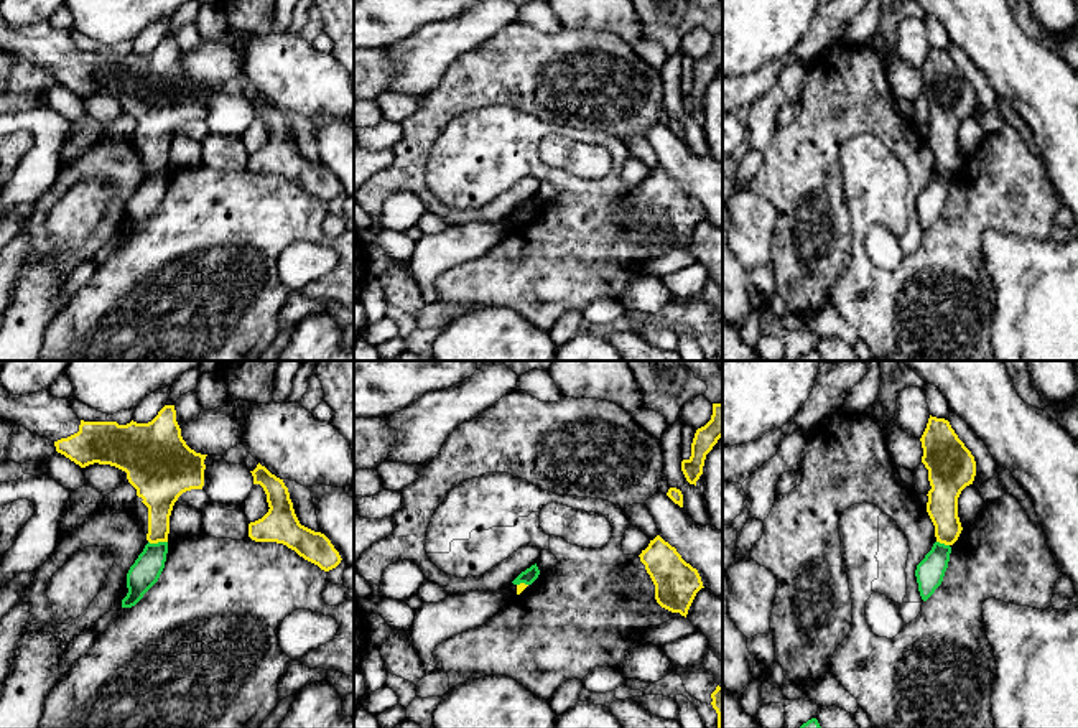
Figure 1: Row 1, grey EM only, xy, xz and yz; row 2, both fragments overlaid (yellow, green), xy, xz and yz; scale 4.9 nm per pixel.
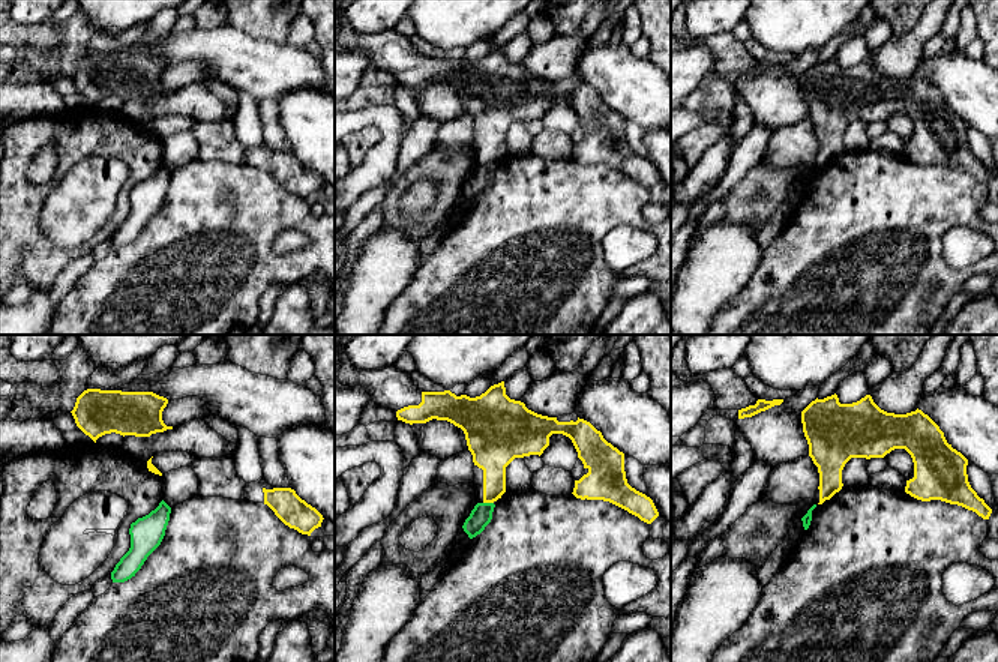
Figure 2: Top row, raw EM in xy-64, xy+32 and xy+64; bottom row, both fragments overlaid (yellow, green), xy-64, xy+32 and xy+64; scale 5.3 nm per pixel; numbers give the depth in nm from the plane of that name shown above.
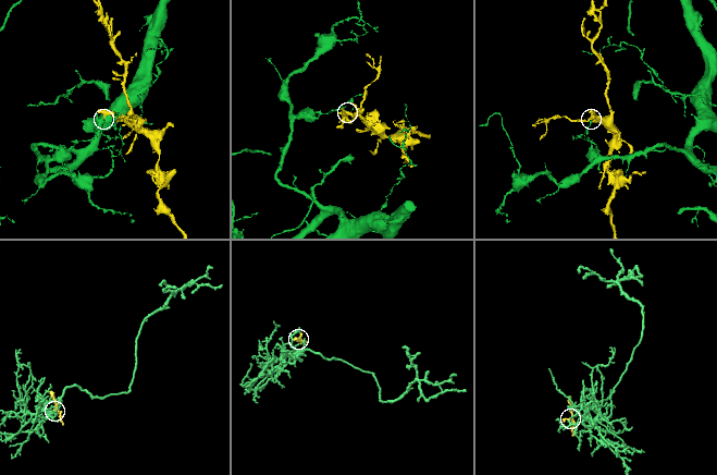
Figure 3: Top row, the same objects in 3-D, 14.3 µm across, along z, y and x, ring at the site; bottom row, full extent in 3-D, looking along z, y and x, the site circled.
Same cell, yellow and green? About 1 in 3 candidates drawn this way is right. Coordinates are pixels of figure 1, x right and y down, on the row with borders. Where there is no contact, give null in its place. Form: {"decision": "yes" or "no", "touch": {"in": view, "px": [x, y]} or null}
{"decision": "no", "touch": {"in": "xy", "px": [158, 541]}}

